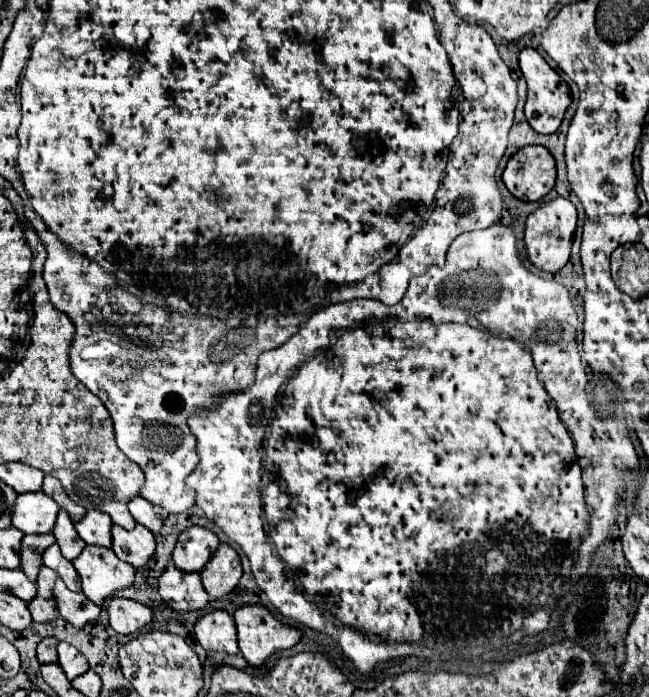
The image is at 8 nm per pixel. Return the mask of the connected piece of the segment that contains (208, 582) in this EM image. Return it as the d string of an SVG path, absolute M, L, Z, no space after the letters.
M220 544L210 562L200 570L200 576L206 592L212 598L228 596L242 576L240 556L232 546Z

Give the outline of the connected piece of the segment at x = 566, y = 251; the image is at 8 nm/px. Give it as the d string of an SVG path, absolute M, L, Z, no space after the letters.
M558 196L552 202L540 204L526 220L524 244L526 244L528 260L544 272L558 272L570 258L574 230L576 230L576 208L568 198Z

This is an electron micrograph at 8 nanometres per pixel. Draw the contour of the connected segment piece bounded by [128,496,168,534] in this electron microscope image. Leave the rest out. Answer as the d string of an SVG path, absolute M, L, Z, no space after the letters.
M142 496L132 498L132 500L128 502L128 508L130 508L134 520L136 520L138 524L144 524L144 526L146 526L150 532L154 532L154 534L162 528L162 522L164 522L164 518L166 518L166 514L168 514L164 508L158 508L158 506L154 506L154 504L150 504L148 500L142 500Z

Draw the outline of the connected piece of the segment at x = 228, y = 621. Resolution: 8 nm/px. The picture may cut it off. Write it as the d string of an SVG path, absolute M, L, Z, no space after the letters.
M212 610L204 614L194 626L198 642L206 650L222 650L228 654L238 652L236 624L226 610Z

